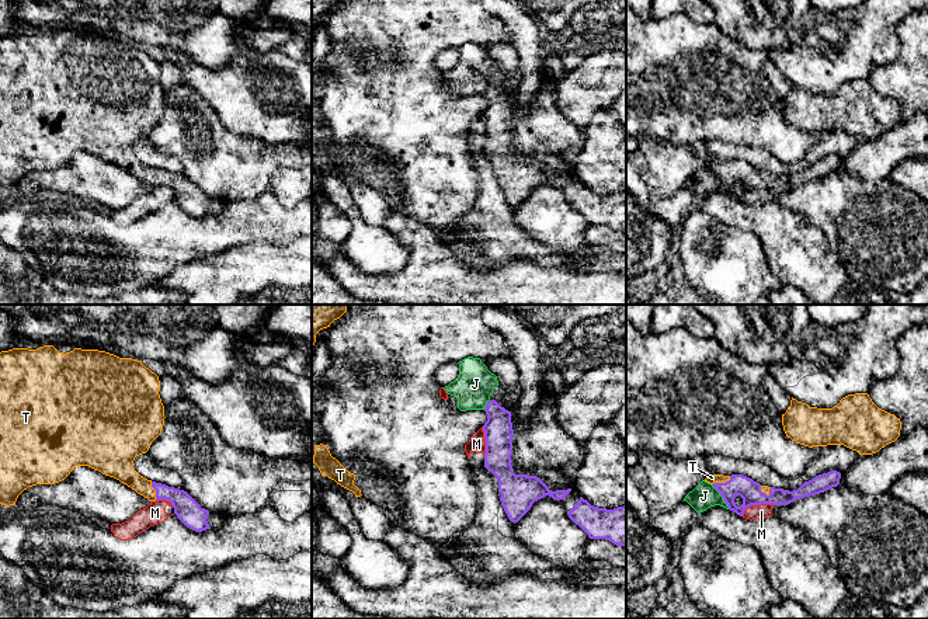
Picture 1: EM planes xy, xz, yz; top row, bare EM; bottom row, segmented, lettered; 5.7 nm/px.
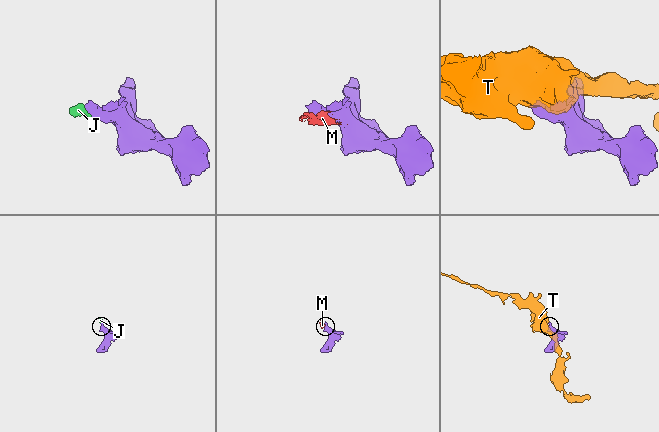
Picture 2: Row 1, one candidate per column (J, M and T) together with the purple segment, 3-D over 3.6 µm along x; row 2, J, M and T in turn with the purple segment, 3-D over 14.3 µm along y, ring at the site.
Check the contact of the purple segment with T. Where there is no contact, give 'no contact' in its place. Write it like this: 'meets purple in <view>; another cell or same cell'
meets purple in yz; same cell

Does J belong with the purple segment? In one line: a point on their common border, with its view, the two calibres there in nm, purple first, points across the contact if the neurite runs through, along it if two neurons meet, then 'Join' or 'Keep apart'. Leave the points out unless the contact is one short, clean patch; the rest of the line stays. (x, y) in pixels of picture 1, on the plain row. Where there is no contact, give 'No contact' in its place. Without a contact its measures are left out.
Touches purple at yz (722, 181). Thickness 120 nm (purple) against 150 nm. Boundary: yz (711, 170), (729, 194). Keep apart

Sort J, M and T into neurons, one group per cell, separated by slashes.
J M / T

